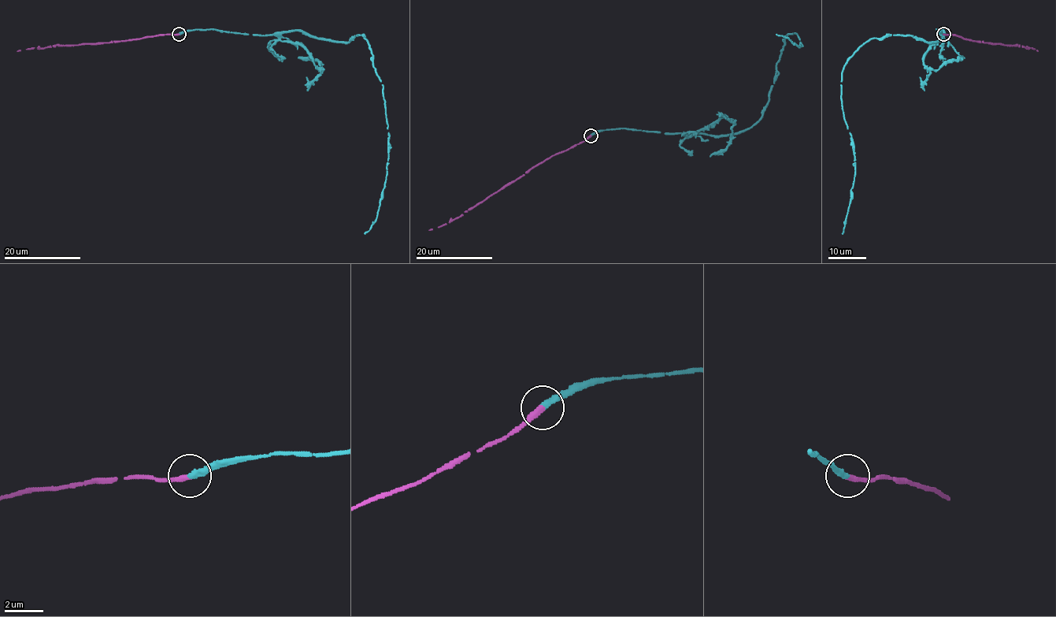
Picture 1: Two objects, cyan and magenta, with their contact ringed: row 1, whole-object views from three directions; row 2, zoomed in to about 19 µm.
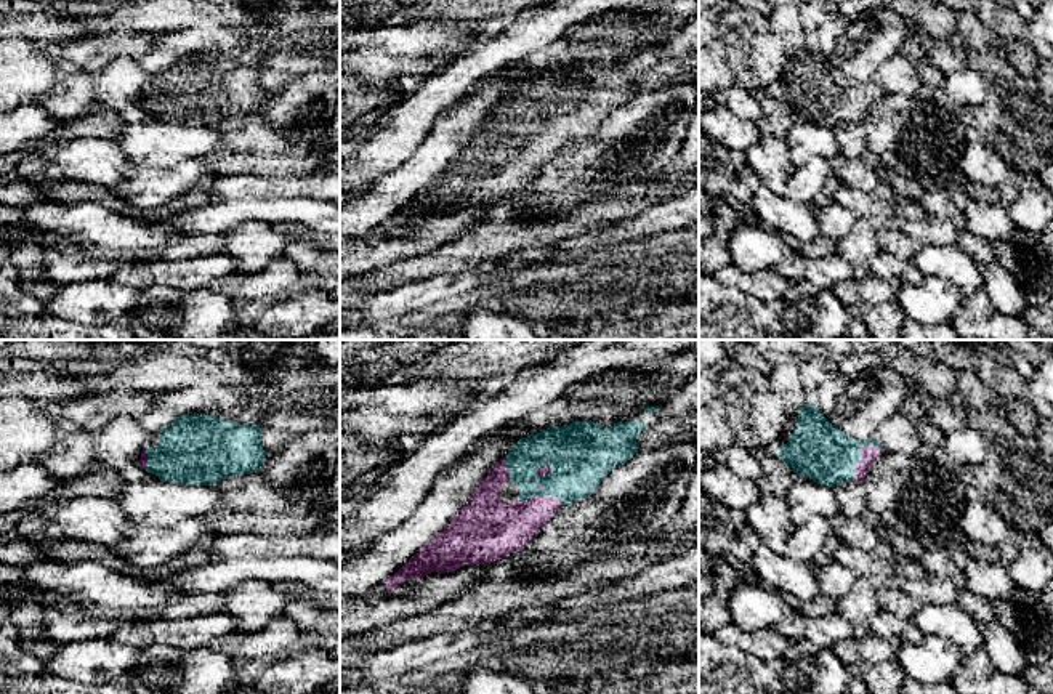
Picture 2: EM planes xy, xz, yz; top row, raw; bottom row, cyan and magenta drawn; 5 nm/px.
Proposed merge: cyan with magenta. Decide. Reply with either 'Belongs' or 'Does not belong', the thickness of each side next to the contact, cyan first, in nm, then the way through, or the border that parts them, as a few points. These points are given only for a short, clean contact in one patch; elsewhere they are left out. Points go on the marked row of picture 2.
Belongs. Thickness 300 nm (cyan) against 80 nm. Path across: yz (819, 451), (827, 455), (861, 455), (869, 452)

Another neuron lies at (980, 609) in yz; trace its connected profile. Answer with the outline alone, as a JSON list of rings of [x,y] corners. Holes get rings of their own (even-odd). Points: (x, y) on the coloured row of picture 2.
[[[963,585],[957,591],[955,604],[966,611],[976,623],[994,620],[992,603],[970,593]]]

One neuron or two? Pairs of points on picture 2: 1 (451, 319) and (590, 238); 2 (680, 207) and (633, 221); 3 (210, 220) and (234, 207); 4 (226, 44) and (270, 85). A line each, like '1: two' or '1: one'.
1: two
2: one
3: one
4: two

